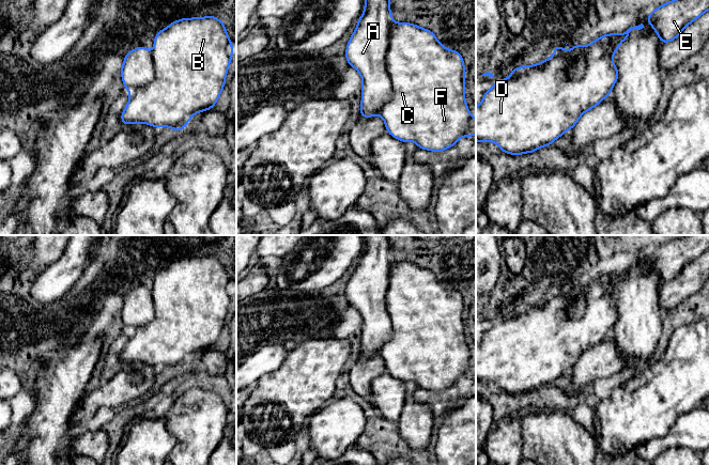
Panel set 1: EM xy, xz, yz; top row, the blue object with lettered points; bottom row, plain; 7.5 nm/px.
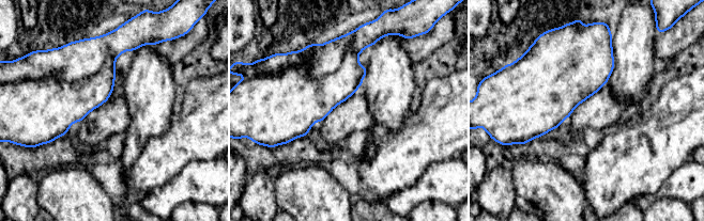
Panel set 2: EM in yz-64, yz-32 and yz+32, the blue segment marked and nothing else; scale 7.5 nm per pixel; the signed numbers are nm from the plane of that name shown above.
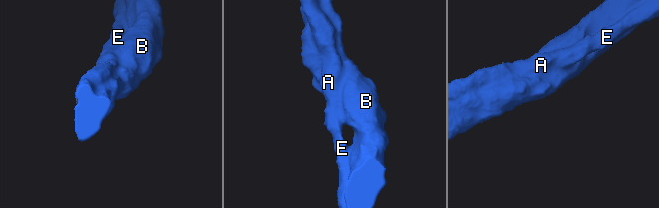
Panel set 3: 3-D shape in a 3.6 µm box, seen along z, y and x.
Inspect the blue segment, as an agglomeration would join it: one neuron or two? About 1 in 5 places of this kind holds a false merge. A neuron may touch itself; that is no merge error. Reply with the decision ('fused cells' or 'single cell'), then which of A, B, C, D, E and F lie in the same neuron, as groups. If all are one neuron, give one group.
single cell; A B C D E F

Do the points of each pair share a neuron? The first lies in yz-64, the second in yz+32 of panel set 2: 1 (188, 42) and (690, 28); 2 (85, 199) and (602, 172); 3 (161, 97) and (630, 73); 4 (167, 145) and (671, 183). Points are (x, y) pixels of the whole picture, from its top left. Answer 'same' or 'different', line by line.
1: same
2: different
3: same
4: different

